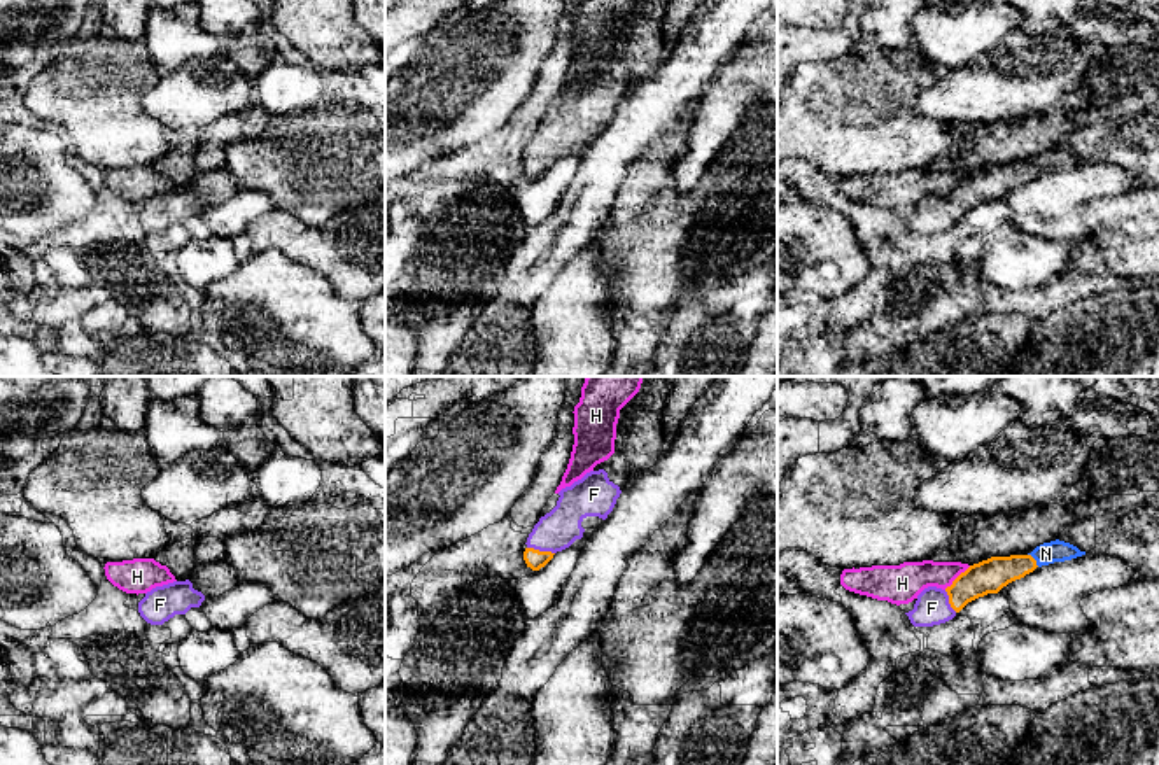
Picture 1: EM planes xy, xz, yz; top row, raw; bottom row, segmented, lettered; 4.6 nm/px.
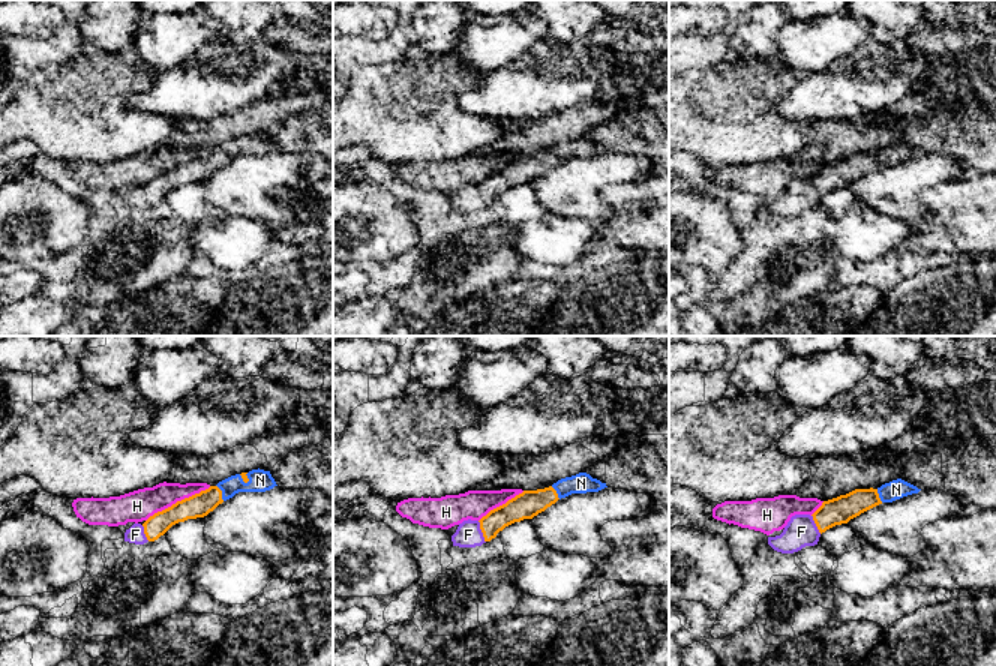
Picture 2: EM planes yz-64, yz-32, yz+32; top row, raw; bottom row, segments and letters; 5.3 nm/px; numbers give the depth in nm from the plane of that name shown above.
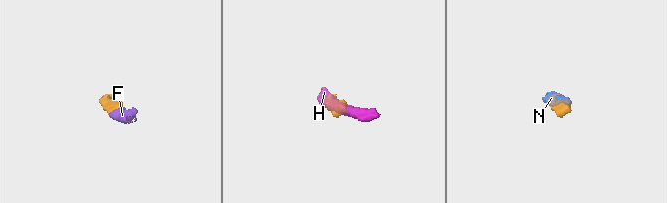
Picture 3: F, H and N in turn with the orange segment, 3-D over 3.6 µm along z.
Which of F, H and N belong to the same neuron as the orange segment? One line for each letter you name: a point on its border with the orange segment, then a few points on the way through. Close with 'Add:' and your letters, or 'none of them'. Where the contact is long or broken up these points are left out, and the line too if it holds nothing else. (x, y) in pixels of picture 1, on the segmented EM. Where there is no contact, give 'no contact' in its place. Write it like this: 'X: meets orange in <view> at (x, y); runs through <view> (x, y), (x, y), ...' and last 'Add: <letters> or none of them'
F: meets orange in xz at (541, 552); runs through xz (534, 559), (541, 552), (555, 531)
N: meets orange in yz at (1035, 561); runs through yz (990, 576), (1035, 561), (1046, 554)
Add: F, N

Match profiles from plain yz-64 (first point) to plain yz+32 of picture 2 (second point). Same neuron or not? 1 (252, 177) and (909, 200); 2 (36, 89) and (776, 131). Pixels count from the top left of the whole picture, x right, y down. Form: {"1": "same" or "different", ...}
{"1": "same", "2": "same"}

